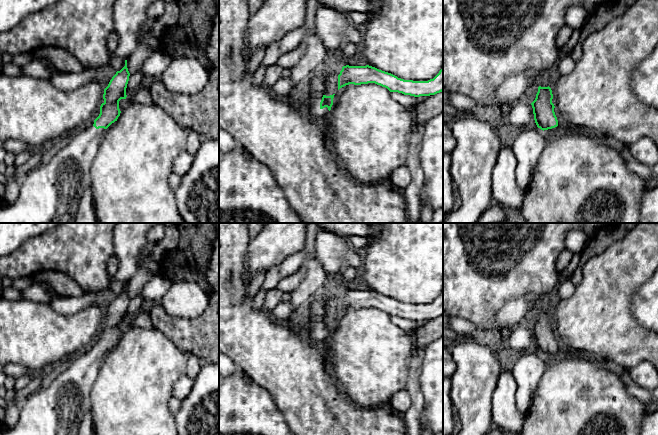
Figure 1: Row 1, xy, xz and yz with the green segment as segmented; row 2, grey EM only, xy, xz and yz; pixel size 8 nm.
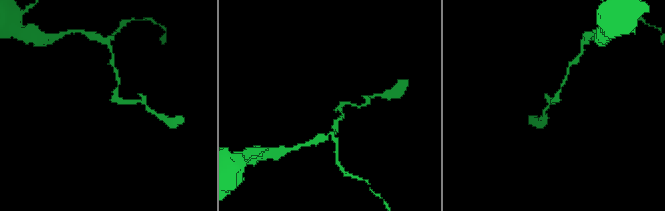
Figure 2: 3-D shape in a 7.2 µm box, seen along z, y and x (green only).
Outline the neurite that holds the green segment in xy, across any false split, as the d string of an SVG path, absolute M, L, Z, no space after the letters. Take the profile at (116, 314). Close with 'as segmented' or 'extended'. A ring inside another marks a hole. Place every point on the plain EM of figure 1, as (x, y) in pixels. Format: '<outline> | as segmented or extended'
M127 284L125 290L117 295L110 304L108 310L104 313L104 326L100 330L100 338L95 344L91 344L82 352L73 356L66 364L60 368L56 374L51 377L44 386L29 395L20 404L19 421L13 428L4 428L0 431L0 435L95 435L94 424L91 415L91 390L95 383L99 370L106 353L120 340L119 325L126 323L126 312L129 305L130 297L127 292Z | extended

